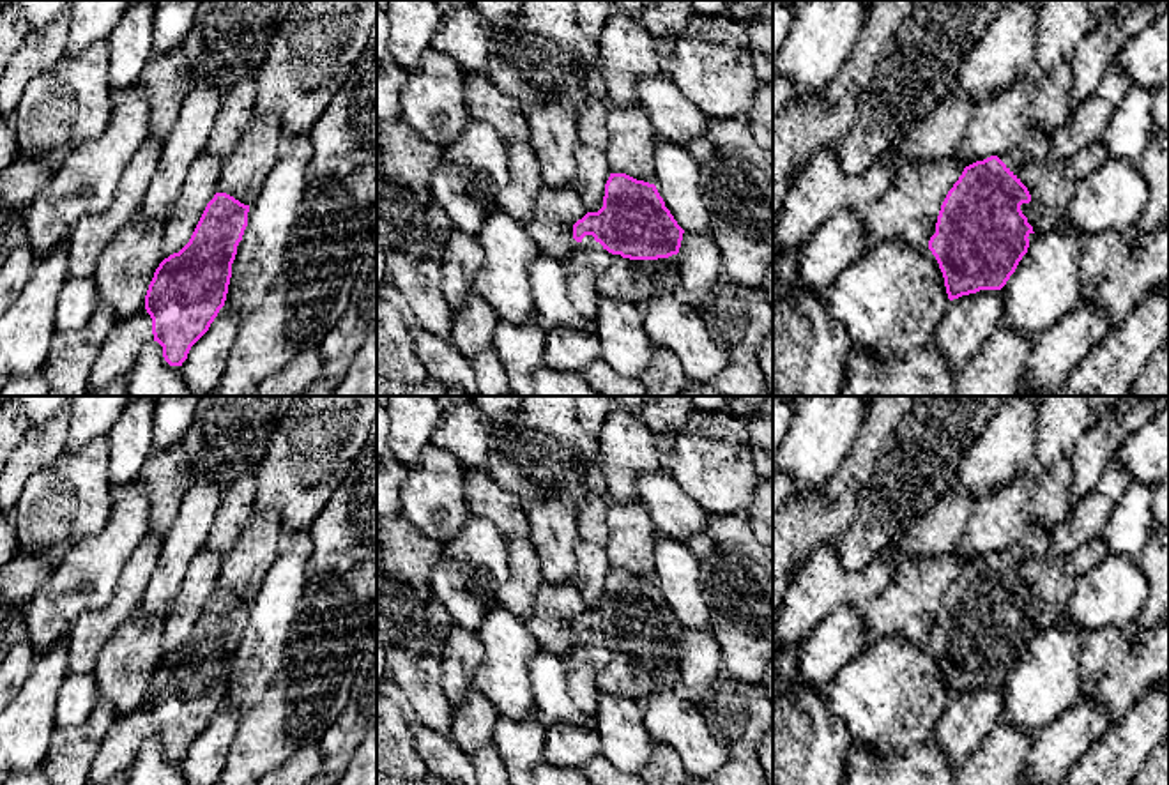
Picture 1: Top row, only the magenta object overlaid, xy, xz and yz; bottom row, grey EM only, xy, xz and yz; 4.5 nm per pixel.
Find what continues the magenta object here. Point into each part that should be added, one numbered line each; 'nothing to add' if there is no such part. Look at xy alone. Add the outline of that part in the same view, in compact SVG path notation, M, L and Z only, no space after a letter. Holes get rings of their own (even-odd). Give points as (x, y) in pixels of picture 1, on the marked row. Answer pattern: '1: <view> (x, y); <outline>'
1: xy (122, 345); M143 302L127 320L117 322L104 338L88 377L88 392L103 391L131 373L141 348L152 339L152 318Z

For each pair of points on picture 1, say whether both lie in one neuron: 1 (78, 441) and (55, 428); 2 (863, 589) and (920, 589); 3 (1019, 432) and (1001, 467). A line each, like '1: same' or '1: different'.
1: different
2: different
3: same

